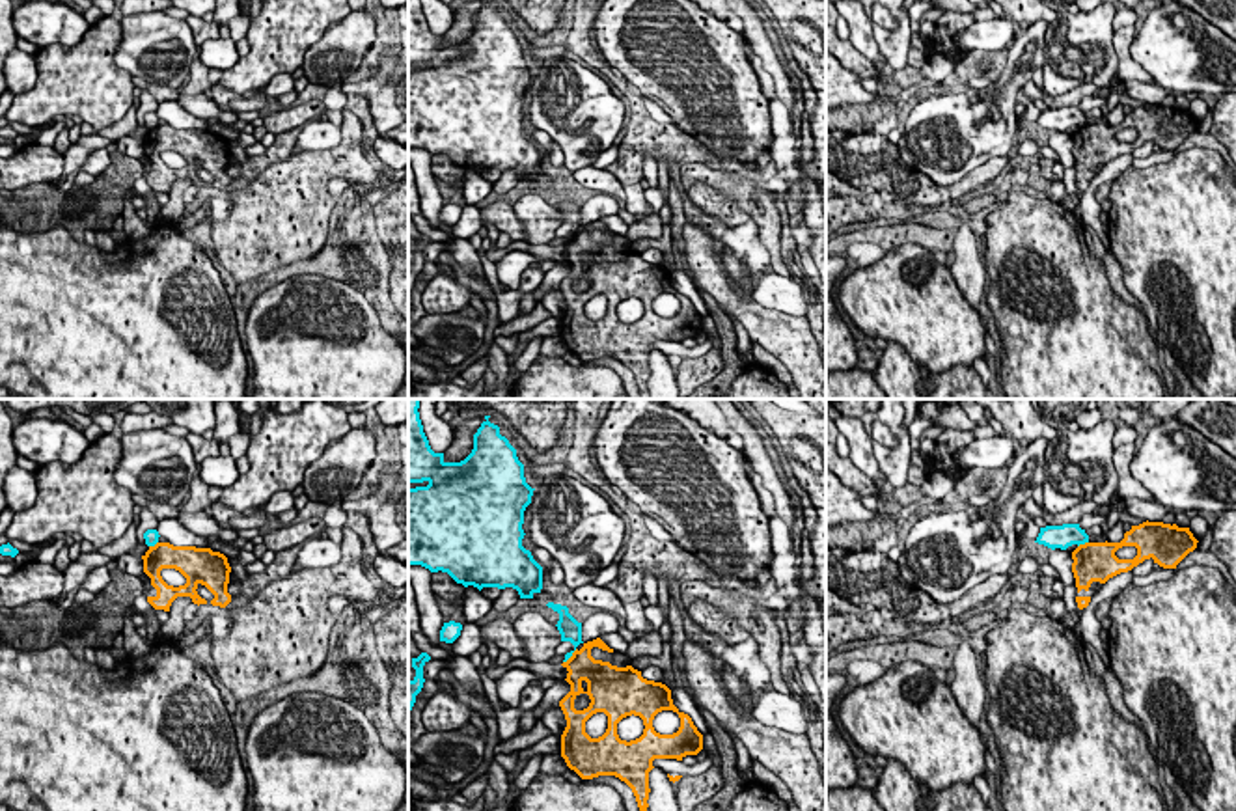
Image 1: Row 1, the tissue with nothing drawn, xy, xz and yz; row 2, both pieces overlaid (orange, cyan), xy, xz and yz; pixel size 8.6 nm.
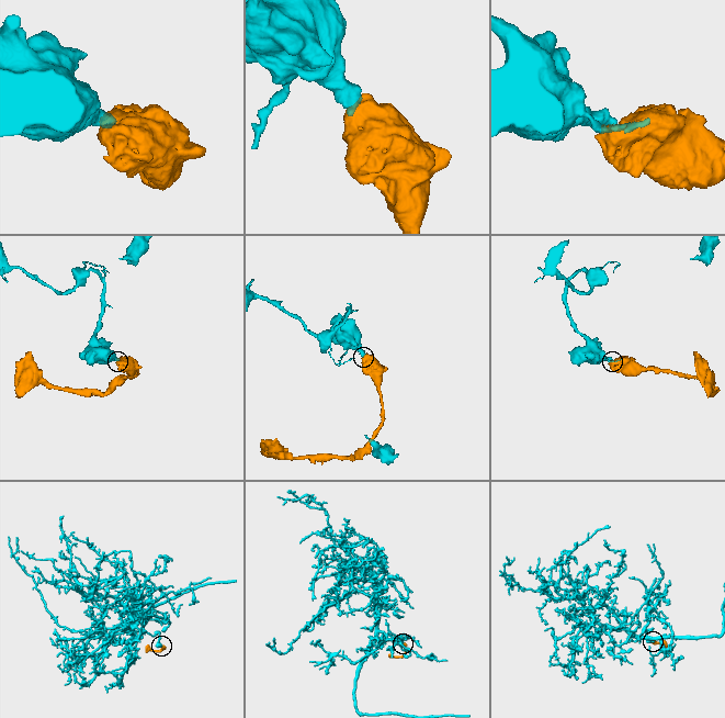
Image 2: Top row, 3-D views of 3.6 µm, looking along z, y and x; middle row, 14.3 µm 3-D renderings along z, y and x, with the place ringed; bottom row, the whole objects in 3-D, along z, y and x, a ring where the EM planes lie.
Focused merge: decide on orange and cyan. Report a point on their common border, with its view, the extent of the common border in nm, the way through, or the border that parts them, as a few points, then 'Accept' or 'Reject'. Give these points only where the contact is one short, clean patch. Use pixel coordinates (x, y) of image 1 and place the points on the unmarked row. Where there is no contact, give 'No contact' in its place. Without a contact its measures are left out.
Touches orange at xz (571, 239). Shared border 170 nm. Boundary: xz (576, 232), (563, 245). Reject

